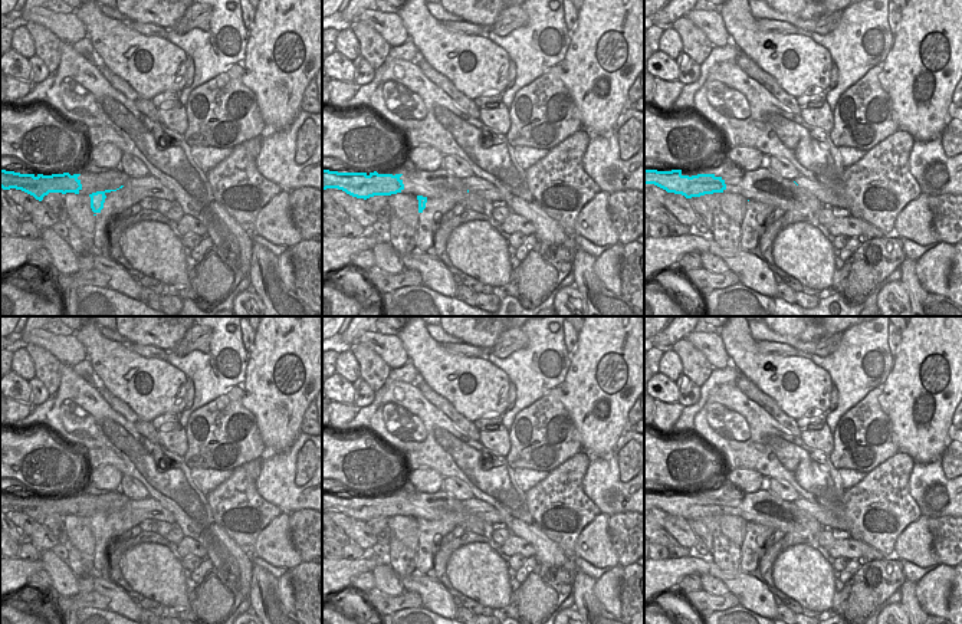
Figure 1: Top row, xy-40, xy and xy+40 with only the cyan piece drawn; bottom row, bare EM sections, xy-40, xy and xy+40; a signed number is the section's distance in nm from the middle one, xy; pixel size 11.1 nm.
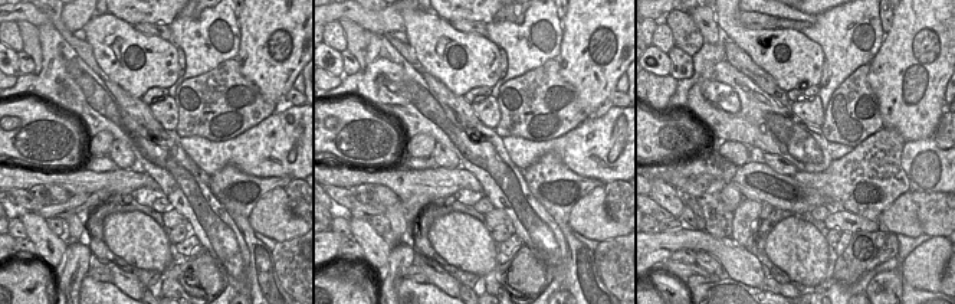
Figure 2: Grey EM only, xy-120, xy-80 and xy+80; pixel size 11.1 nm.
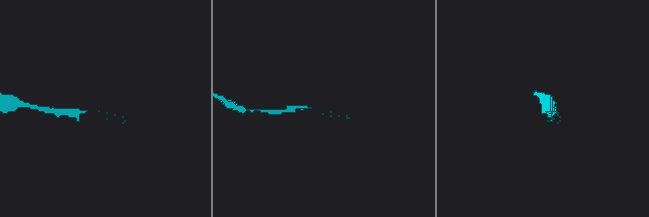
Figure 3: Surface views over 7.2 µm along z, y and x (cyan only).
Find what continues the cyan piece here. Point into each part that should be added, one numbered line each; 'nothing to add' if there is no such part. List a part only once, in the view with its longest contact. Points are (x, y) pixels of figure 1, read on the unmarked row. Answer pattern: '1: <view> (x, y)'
1: xy-40 (112, 501)

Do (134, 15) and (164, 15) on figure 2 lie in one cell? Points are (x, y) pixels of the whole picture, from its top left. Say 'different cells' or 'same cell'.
same cell

